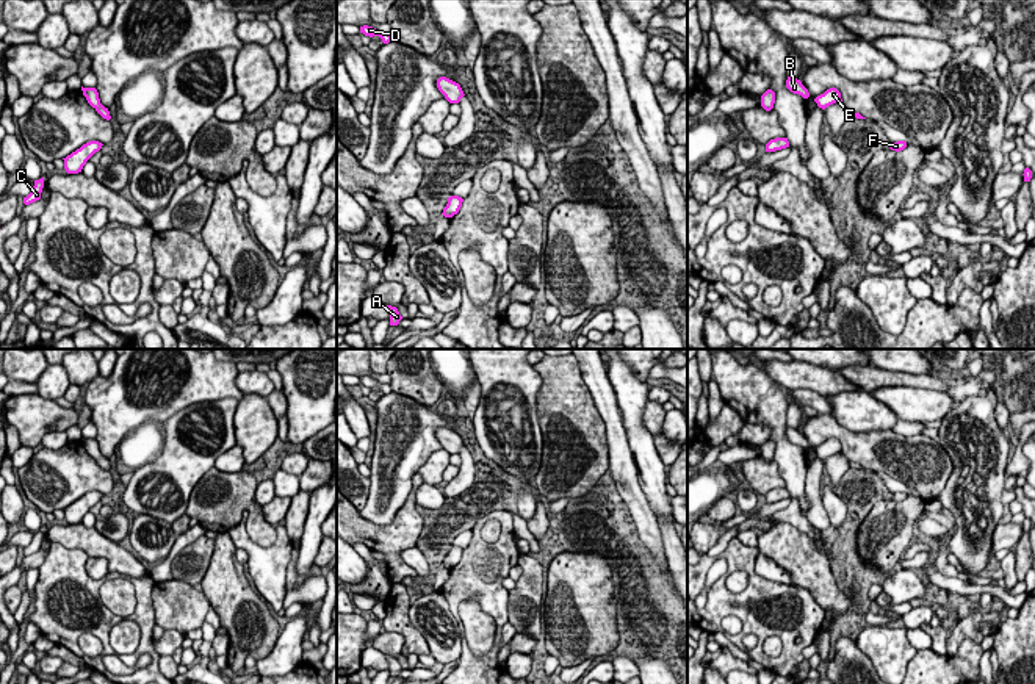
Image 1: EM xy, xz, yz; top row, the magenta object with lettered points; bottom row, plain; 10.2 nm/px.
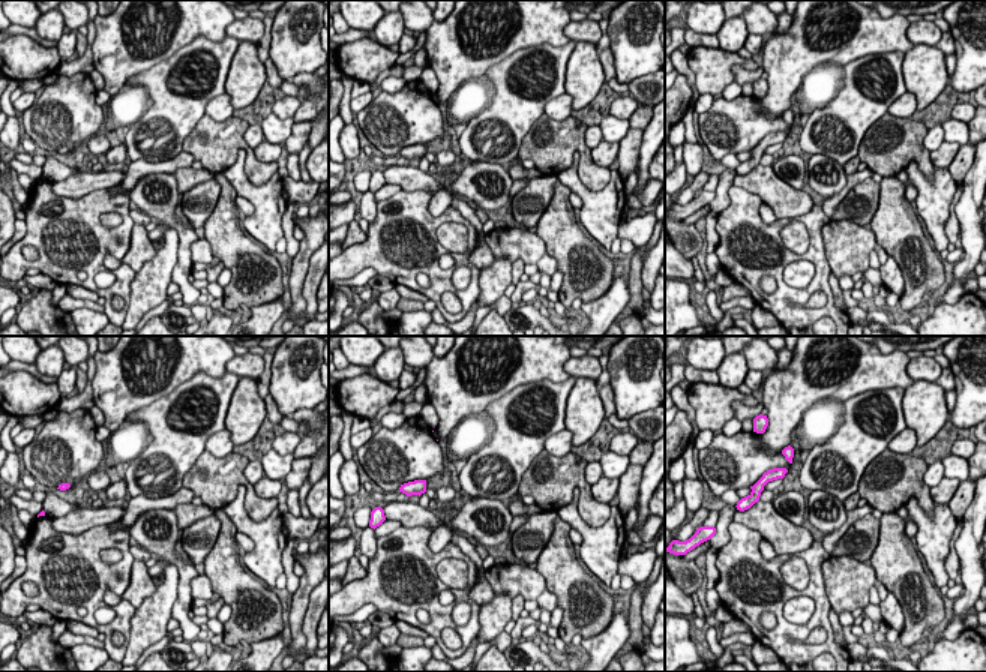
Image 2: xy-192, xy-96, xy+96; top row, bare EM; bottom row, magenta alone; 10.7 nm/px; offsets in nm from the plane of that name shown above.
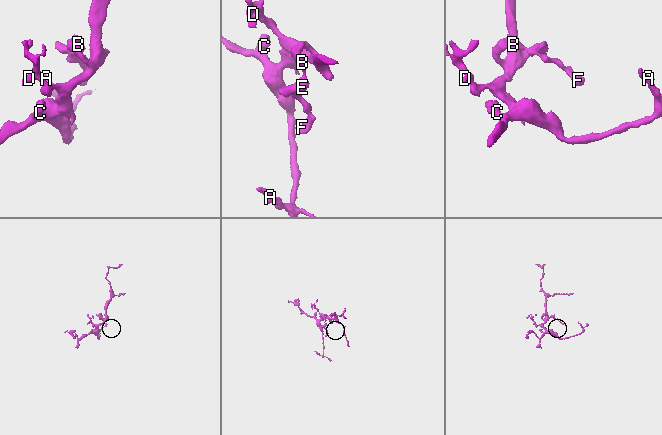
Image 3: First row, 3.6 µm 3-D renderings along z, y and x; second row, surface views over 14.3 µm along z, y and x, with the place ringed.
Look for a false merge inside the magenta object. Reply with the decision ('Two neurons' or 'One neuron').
Two neurons

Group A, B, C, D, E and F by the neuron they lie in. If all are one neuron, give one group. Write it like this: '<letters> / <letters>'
A C D / B E F

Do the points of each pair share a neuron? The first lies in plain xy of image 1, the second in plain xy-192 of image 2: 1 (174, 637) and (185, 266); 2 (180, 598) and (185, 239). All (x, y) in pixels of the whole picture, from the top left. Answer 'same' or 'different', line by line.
1: different
2: different

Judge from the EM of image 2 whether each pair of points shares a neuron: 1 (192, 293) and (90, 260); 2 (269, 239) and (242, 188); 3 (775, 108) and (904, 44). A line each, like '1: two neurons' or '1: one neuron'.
1: two neurons
2: one neuron
3: one neuron

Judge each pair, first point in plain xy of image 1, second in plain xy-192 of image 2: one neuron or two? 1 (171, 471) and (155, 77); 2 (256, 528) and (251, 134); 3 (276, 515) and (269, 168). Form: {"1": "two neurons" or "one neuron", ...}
{"1": "one neuron", "2": "two neurons", "3": "two neurons"}

